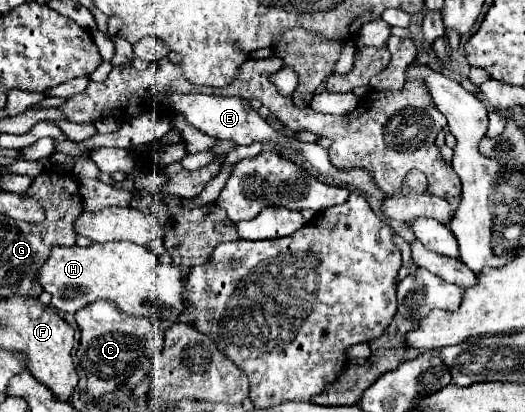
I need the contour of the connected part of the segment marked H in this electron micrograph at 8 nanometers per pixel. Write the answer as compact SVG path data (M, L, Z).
M113 241L113 243L91 243L89 247L53 247L45 265L39 269L39 281L43 291L51 293L51 307L63 313L75 313L97 299L105 299L115 303L121 311L129 315L143 315L149 319L157 319L165 327L175 321L183 321L183 285L185 279L181 277L179 267L175 265L161 265L157 257L143 245L135 245L129 241Z

